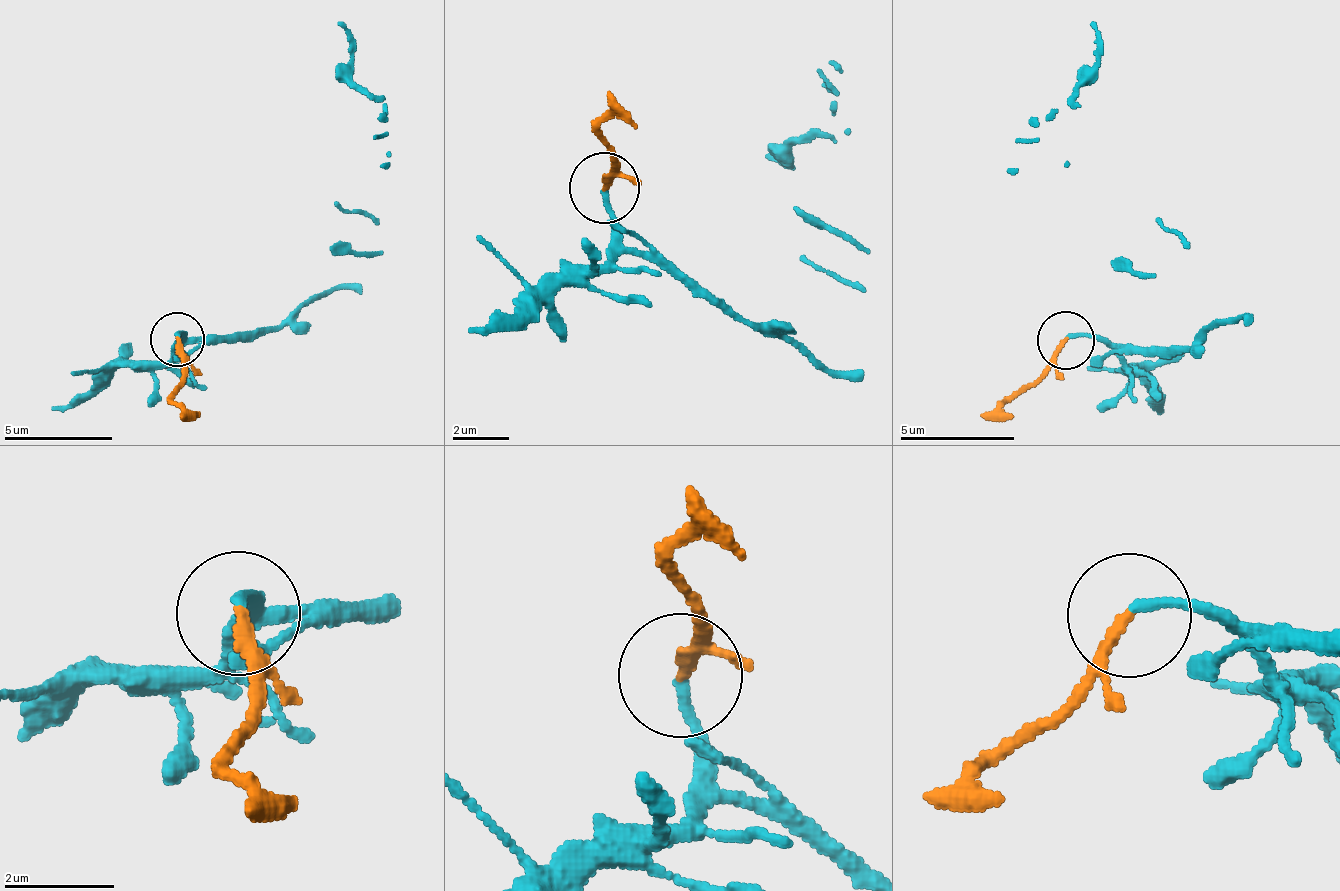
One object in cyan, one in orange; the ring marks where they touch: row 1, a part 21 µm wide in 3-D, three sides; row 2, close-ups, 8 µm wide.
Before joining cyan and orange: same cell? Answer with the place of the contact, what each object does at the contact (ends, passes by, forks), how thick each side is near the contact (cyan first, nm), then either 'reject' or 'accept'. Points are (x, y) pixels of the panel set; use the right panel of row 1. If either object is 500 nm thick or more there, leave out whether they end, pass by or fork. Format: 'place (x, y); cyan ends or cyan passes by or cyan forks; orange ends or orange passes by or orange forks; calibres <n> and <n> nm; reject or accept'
place (1066, 340); cyan ends; orange ends; calibres 180 and 240 nm; accept

